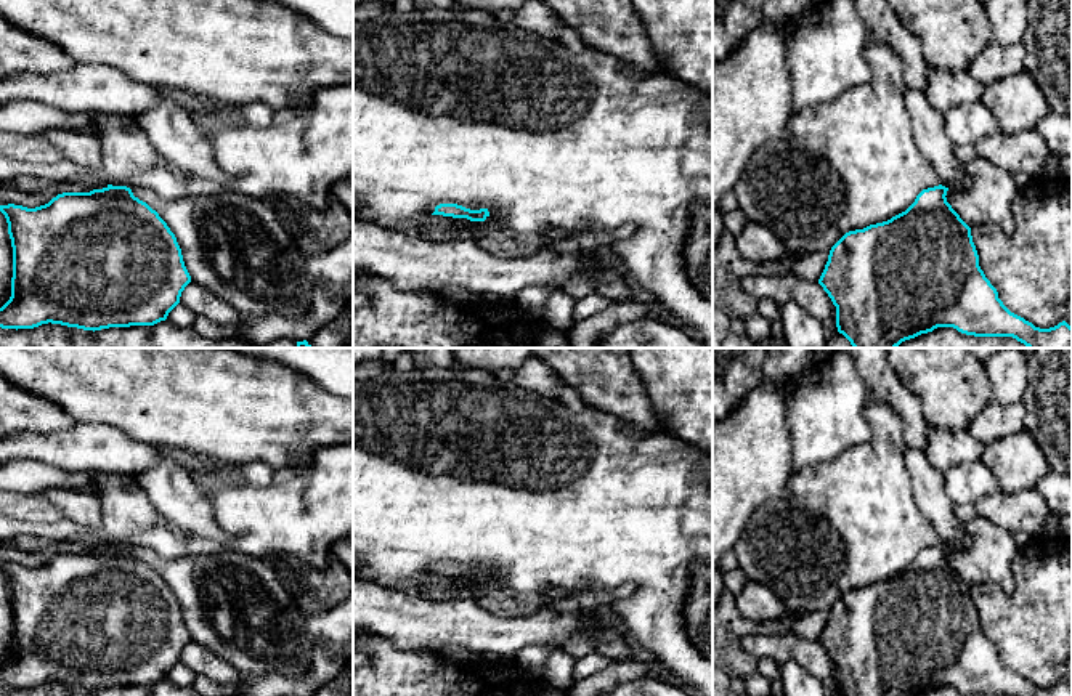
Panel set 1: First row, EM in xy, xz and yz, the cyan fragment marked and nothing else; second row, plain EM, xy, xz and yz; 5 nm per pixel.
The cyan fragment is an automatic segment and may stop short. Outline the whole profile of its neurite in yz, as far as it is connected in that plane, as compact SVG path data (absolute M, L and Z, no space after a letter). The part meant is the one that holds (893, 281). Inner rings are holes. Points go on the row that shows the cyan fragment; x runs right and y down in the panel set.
M948 188L923 189L915 202L887 221L846 233L830 250L818 284L836 306L836 327L854 348L897 348L902 342L937 327L953 327L974 337L1013 337L1027 348L1072 348L1072 327L1062 321L1040 329L1011 313L979 266L971 228L947 202Z

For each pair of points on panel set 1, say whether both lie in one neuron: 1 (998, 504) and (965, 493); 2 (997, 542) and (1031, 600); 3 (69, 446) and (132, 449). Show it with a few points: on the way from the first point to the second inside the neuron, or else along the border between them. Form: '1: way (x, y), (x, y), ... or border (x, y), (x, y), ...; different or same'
1: border (998, 489), (979, 497), (973, 504); different
2: border (1018, 549), (1010, 594), (997, 584), (979, 584); different
3: way (85, 446), (116, 449); same

